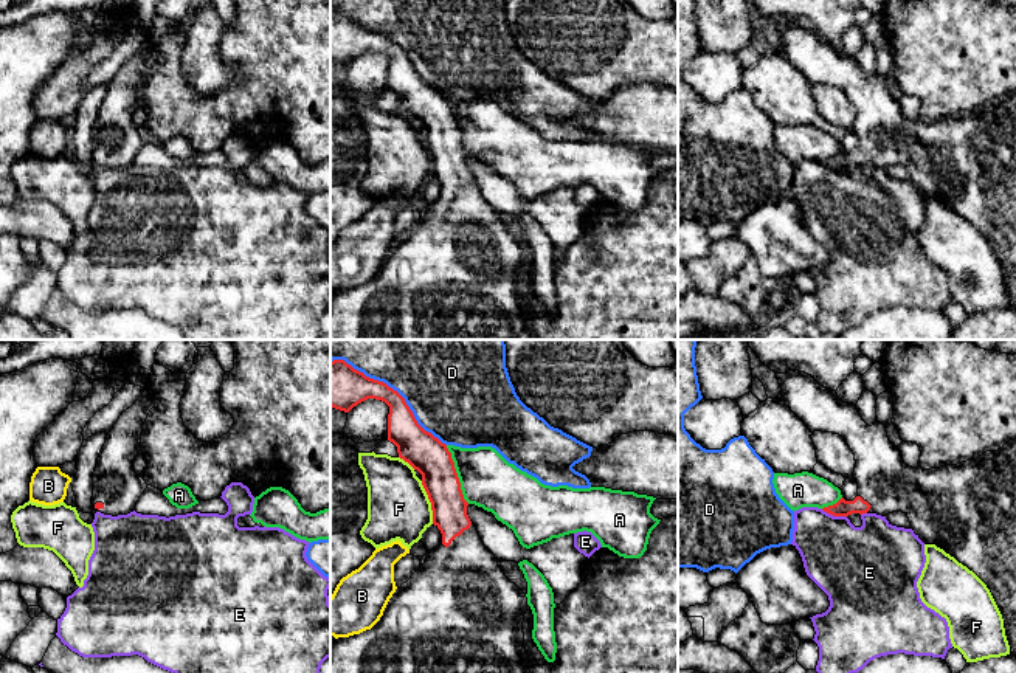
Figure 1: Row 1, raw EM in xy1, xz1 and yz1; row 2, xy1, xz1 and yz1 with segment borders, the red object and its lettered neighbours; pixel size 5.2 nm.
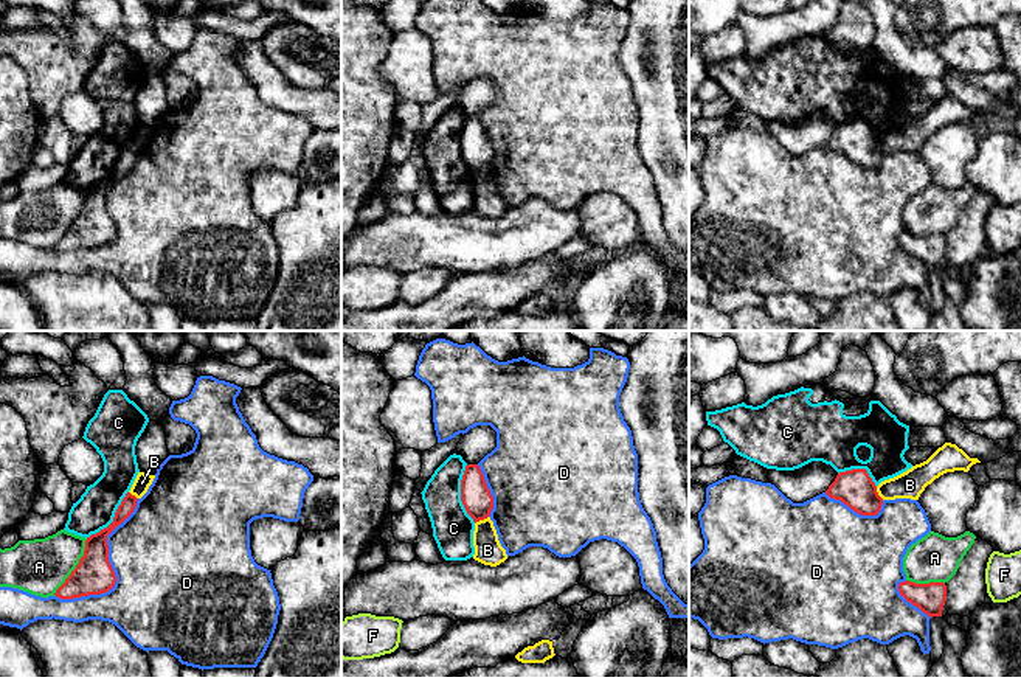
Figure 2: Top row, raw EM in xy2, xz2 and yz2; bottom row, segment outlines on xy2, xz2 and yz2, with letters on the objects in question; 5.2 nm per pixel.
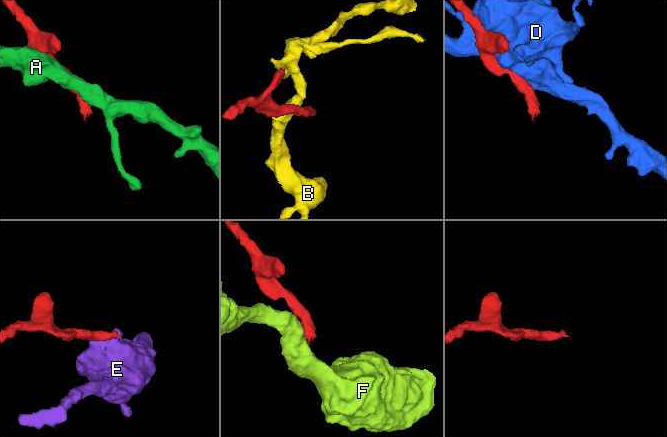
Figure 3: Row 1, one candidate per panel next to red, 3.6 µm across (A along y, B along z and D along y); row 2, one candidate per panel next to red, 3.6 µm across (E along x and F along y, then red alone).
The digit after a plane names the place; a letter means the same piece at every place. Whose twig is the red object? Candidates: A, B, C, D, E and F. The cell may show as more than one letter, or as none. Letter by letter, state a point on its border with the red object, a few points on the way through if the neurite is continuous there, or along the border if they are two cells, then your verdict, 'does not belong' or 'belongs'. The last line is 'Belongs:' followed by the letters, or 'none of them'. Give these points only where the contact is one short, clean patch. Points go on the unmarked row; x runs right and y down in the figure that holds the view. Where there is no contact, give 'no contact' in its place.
A: xz1 (456, 127) | does not belong
B: xz2 (481, 171) | along xz2 (488, 168), (475, 176) | does not belong
C: xz2 (461, 146) | does not belong
D: xy2 (112, 222) | does not belong
E: yz1 (833, 168) | along yz1 (821, 162), (846, 169) | does not belong
F: xz1 (430, 154) | does not belong
Belongs: none of them

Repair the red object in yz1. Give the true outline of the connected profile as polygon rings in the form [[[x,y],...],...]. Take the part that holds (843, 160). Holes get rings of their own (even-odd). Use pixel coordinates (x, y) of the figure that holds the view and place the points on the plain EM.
[[[799,23],[776,29],[782,53],[811,85],[839,87],[855,107],[853,132],[858,149],[853,154],[841,150],[822,163],[833,169],[906,166],[911,181],[924,197],[943,202],[987,237],[1002,267],[1010,305],[1016,309],[1016,91],[976,113],[931,123],[912,121],[889,93],[886,78],[876,73],[869,79],[856,59],[844,56],[836,43]]]

